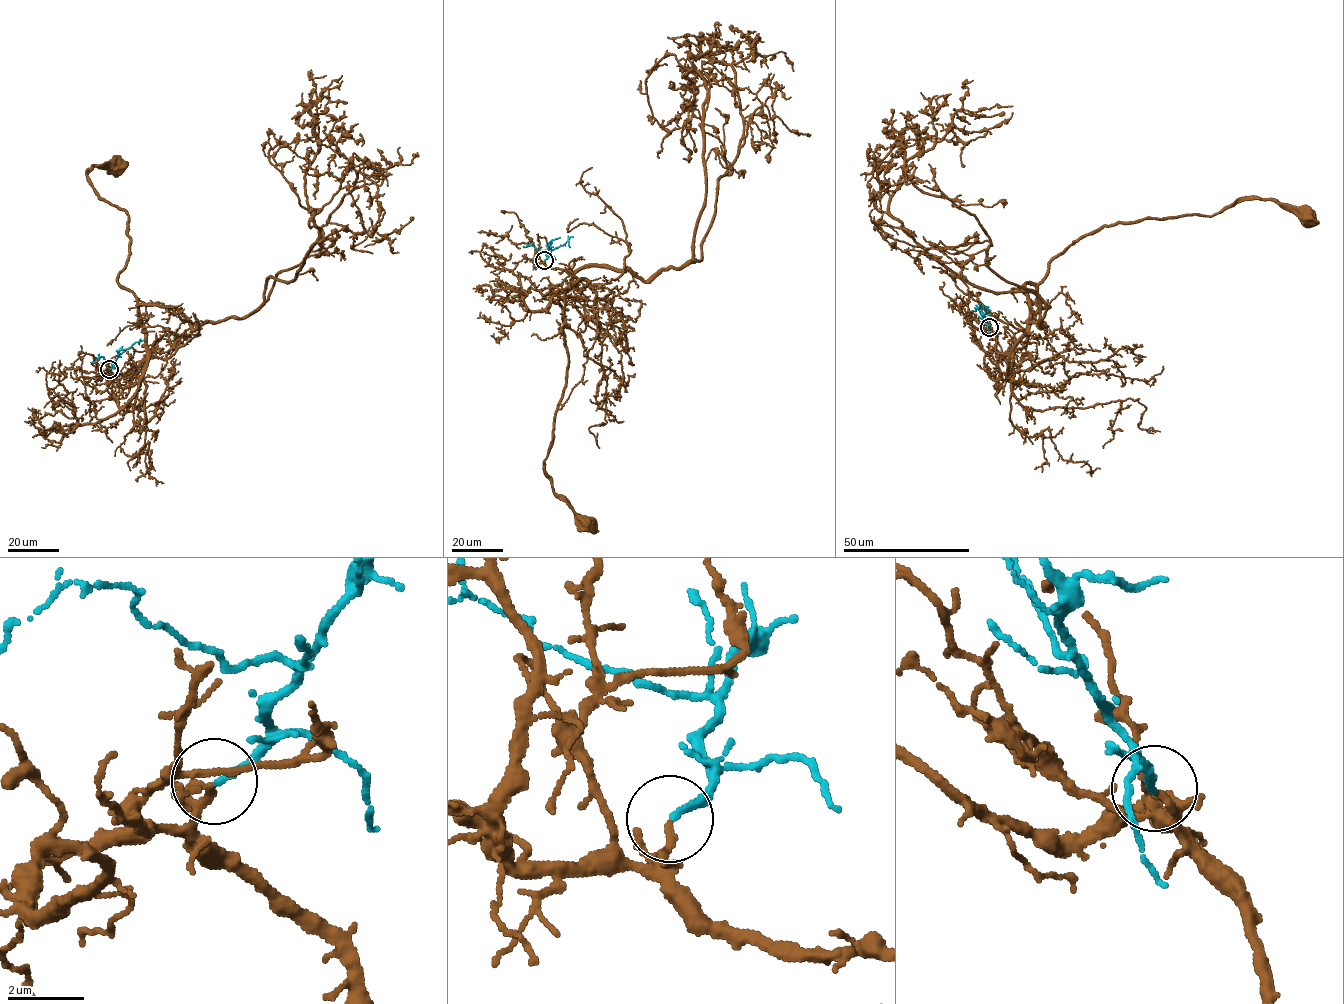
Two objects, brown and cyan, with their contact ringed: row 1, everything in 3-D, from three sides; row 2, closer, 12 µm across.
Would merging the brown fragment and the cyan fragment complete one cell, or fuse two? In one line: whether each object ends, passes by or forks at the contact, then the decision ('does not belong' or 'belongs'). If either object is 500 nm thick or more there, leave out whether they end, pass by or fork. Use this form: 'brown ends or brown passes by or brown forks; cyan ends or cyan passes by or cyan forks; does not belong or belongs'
brown passes by; cyan ends; belongs

